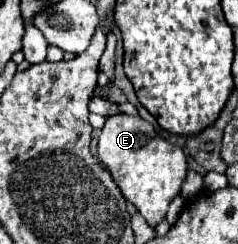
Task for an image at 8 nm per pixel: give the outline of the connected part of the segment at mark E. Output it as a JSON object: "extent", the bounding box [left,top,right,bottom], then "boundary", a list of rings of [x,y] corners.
{"extent":[98,113,188,227],"boundary":[[[120,113],[108,117],[98,139],[98,157],[108,167],[122,195],[142,213],[142,217],[152,227],[156,227],[166,217],[168,205],[180,193],[182,181],[188,171],[182,147],[160,137],[154,125],[144,121],[140,115],[132,117]]]}

